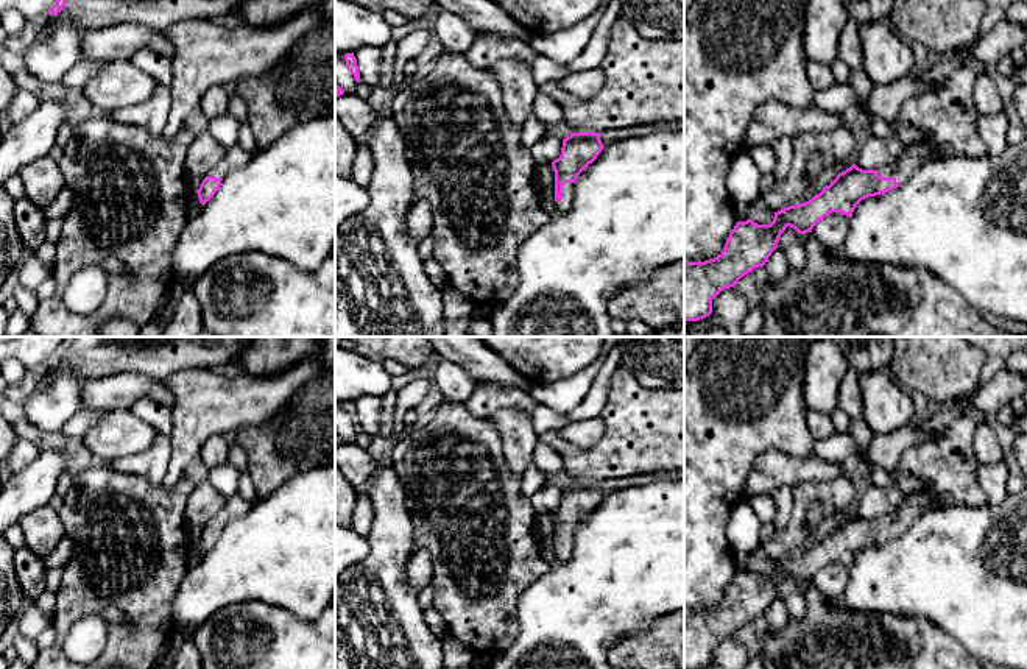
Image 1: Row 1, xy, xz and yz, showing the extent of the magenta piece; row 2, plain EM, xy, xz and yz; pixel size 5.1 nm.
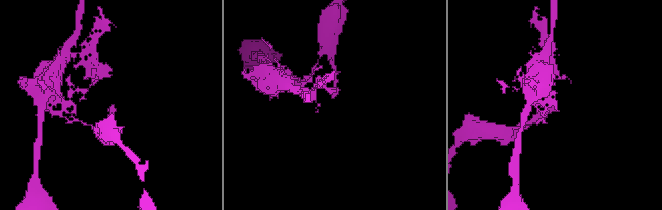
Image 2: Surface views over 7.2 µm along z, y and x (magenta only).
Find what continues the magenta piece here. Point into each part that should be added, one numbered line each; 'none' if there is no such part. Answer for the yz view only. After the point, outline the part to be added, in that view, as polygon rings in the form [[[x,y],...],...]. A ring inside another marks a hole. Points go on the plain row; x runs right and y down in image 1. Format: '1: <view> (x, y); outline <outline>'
1: yz (914, 506); outline [[[927,491],[913,493],[905,496],[896,513],[879,516],[877,522],[882,527],[895,527],[898,535],[901,535],[923,513],[938,507],[938,501],[933,494]]]

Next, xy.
1: xy (236, 506); outline [[[238,493],[228,497],[223,508],[207,522],[207,526],[215,526],[224,529],[224,526],[232,519],[246,515],[252,504],[245,501]]]

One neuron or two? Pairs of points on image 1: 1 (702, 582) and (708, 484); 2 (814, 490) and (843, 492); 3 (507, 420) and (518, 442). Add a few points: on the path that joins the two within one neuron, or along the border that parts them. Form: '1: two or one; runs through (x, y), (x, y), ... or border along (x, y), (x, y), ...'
1: one; runs through (702, 557), (702, 509)
2: one; runs through (822, 492), (836, 492)
3: one; runs through (511, 424), (518, 437)

